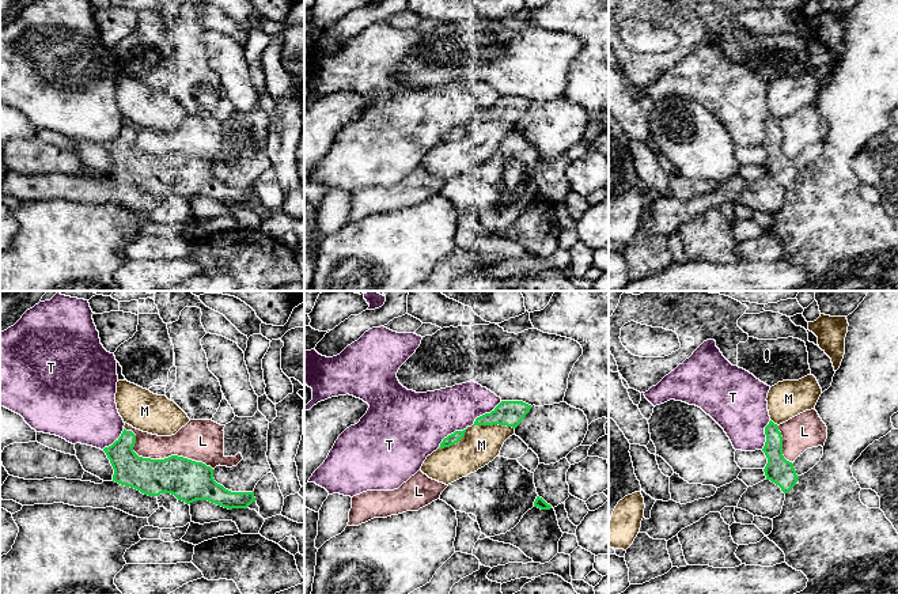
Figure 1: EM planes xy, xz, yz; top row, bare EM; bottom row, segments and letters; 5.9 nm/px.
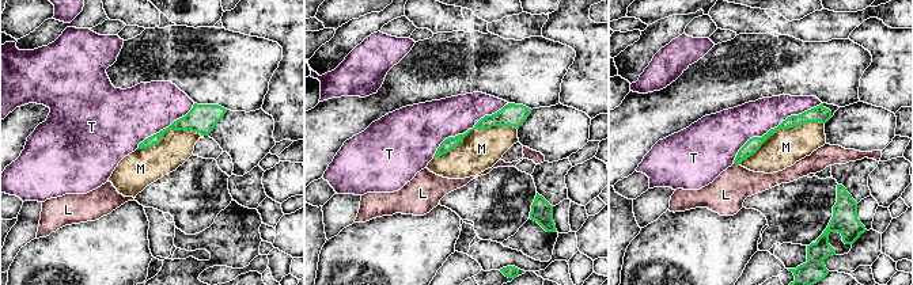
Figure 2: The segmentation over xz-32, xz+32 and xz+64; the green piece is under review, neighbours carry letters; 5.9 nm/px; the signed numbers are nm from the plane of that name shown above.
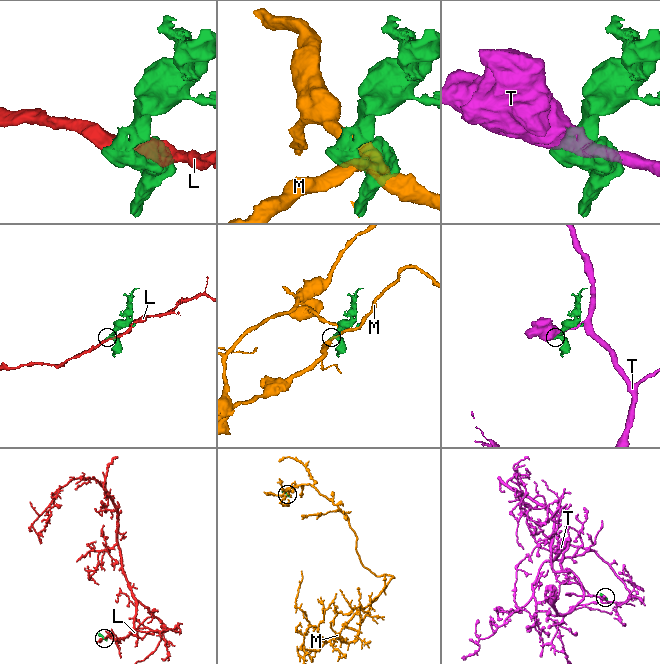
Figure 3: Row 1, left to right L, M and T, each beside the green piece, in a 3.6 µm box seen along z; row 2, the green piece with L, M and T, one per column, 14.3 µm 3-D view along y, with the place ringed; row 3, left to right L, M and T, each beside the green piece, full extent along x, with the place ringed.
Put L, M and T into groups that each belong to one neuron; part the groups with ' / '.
L / M / T

